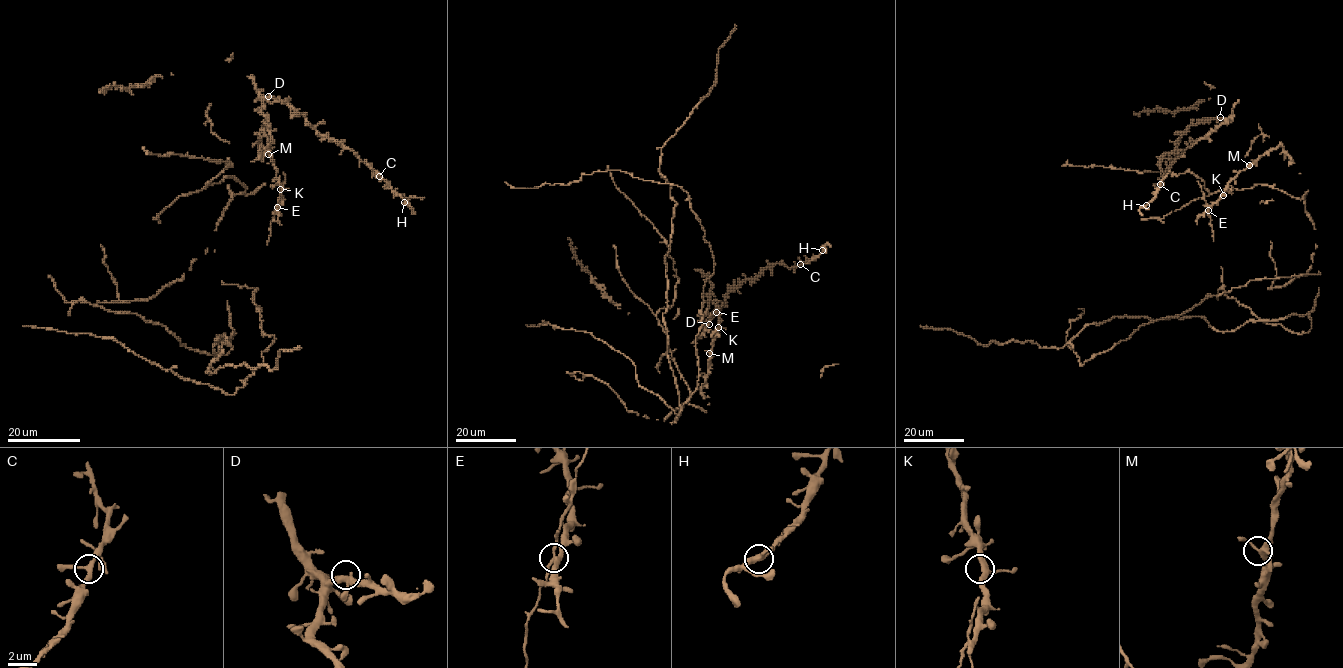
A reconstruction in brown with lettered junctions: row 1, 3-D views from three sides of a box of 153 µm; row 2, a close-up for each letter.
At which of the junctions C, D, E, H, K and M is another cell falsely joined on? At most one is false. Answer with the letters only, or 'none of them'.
E

